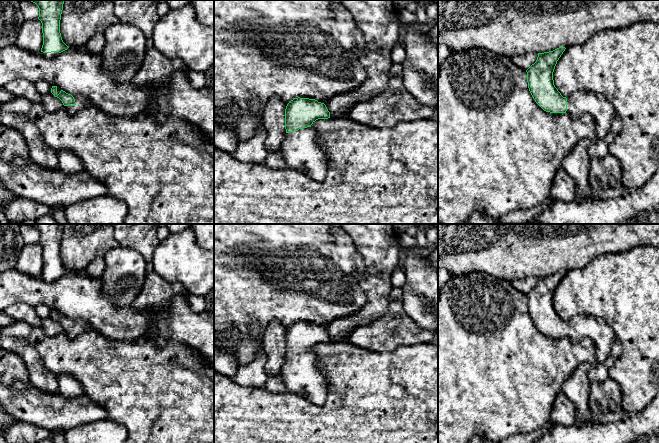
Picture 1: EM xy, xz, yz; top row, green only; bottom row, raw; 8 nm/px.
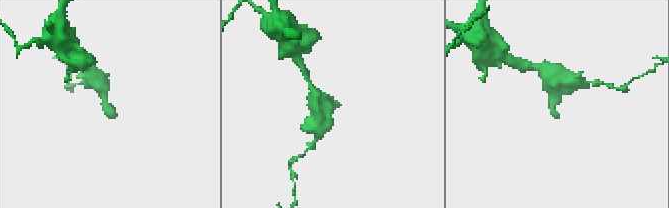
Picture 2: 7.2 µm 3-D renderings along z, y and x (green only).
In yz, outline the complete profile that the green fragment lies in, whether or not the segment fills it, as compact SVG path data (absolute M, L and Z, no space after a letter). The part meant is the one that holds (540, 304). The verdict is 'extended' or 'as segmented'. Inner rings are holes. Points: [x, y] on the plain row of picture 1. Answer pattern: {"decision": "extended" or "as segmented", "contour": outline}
{"decision": "extended", "contour": "M559 271L538 277L536 286L526 294L529 315L535 326L546 336L567 337L572 342L589 338L596 349L597 363L604 363L617 340L613 329L603 319L593 316L563 321L554 309L553 296L565 273Z"}

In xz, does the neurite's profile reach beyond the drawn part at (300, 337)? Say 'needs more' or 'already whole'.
needs more

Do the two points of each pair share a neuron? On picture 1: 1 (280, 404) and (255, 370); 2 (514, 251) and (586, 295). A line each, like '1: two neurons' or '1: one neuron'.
1: two neurons
2: two neurons

